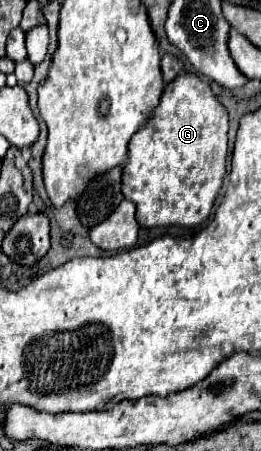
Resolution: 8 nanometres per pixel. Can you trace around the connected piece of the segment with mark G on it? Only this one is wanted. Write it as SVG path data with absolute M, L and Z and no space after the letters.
M181 73L165 85L161 103L155 109L153 119L129 141L129 157L121 177L121 193L125 199L131 199L131 203L135 203L135 217L143 229L169 225L197 227L207 221L227 173L227 127L225 107L215 99L209 85L203 83L197 75Z

